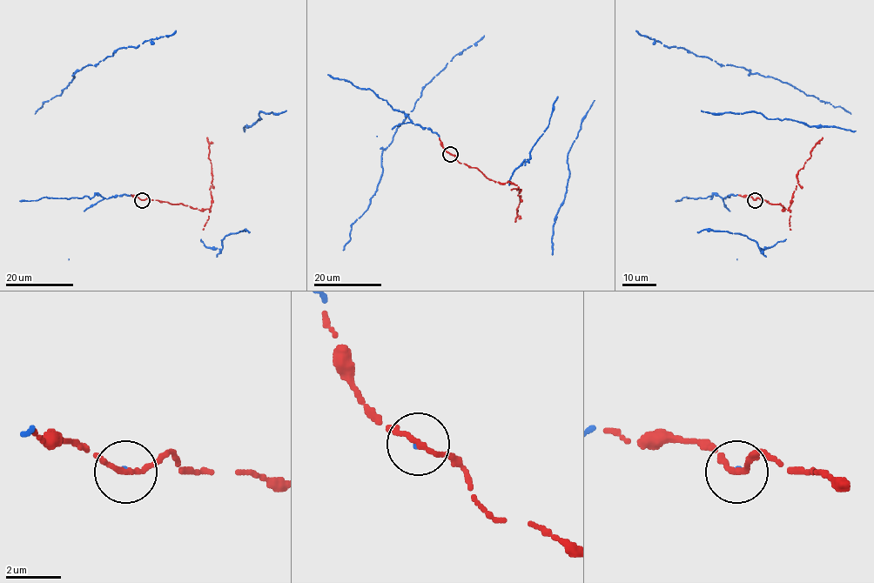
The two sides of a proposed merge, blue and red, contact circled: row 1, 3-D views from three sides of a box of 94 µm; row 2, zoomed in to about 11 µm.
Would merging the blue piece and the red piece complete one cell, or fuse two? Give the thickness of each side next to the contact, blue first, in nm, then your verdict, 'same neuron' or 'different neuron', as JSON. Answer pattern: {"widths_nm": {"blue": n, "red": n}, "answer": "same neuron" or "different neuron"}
{"widths_nm": {"blue": 100, "red": 180}, "answer": "same neuron"}

